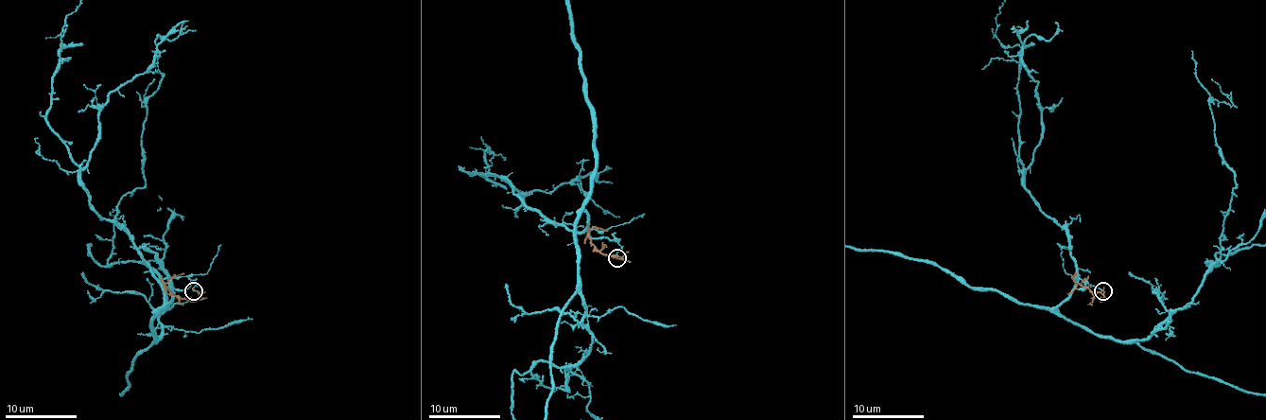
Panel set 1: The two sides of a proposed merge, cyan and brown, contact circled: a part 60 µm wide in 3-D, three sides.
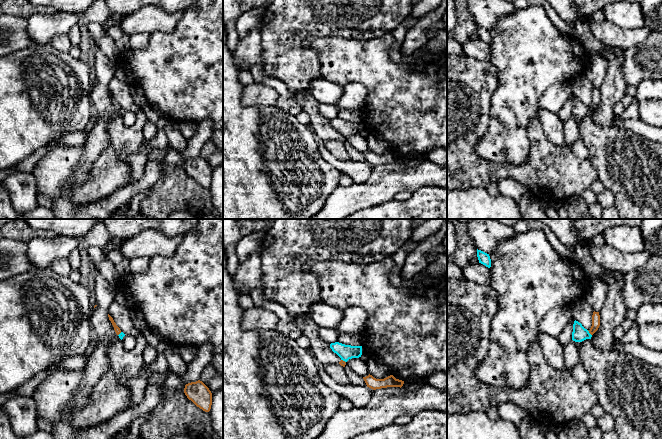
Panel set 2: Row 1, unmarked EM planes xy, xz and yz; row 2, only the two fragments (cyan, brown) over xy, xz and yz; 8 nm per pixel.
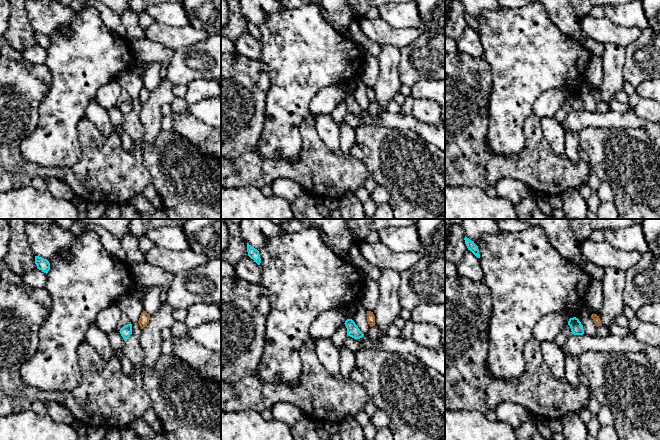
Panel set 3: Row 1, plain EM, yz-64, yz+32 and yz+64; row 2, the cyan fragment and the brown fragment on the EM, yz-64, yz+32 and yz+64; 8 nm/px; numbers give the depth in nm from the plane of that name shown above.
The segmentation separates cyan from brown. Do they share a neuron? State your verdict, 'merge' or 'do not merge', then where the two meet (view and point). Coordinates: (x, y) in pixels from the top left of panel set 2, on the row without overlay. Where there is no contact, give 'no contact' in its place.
do not merge; meets cyan in yz at (589, 109)

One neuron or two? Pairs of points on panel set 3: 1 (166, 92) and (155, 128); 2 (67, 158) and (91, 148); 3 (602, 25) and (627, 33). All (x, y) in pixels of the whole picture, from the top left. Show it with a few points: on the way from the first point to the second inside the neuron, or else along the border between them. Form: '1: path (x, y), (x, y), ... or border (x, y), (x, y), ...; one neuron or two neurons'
1: path (157, 101), (154, 104), (154, 119); one neuron
2: border (78, 129), (81, 157), (73, 165), (64, 168); two neurons
3: path (608, 31), (610, 33), (621, 33); one neuron

